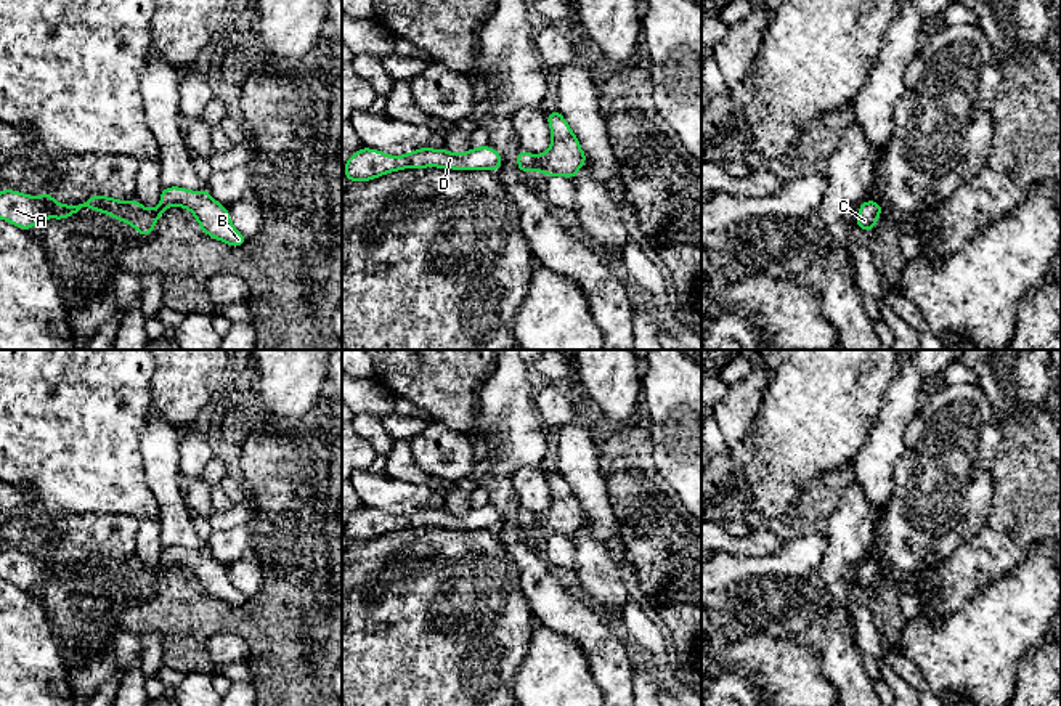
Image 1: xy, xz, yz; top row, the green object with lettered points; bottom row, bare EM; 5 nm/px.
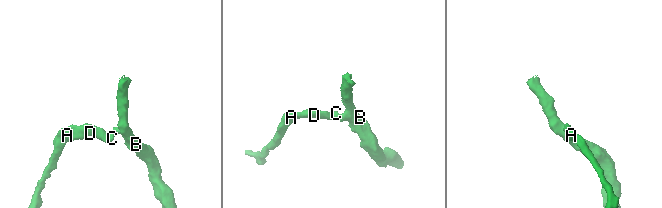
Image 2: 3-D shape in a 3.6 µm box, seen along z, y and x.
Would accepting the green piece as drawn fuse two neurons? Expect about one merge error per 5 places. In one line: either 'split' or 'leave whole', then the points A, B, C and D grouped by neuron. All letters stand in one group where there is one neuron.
leave whole; A B C D

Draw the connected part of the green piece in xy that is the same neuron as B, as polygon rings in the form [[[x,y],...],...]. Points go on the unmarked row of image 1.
[[[162,547],[161,562],[154,568],[143,566],[136,558],[119,560],[101,554],[93,554],[79,565],[64,565],[56,562],[50,550],[45,550],[40,557],[14,549],[0,550],[0,579],[10,581],[24,590],[30,590],[37,581],[47,578],[66,579],[85,566],[108,573],[133,586],[140,595],[148,597],[164,570],[175,565],[188,568],[197,579],[202,592],[226,605],[241,607],[249,600],[233,586],[228,566],[217,562],[209,549]]]

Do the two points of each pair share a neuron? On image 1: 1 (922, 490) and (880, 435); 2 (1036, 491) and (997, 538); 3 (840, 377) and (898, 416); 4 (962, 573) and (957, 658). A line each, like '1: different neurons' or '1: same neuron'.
1: different neurons
2: same neuron
3: different neurons
4: different neurons

